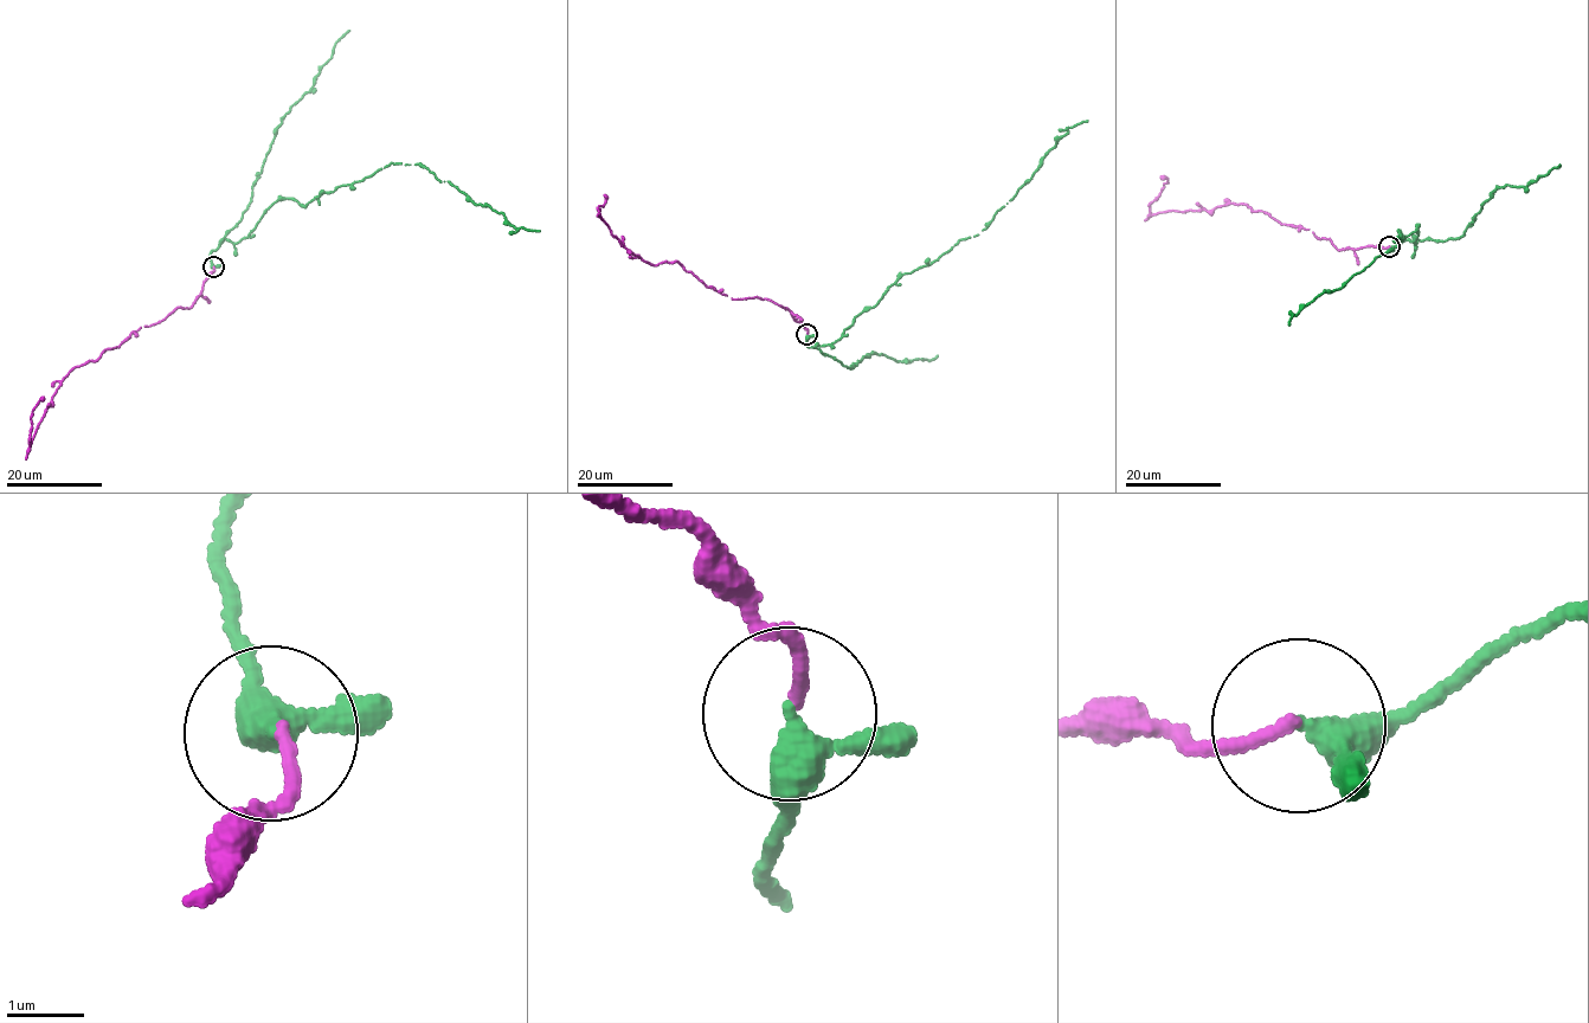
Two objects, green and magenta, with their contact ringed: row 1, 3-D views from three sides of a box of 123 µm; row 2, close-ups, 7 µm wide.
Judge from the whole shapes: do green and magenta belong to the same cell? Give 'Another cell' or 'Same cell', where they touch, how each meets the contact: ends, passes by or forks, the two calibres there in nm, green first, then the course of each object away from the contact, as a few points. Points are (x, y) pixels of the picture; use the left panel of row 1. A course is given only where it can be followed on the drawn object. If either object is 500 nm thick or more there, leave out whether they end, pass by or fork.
Same cell. Place: (213, 266). At the ring green passes by. At the ring magenta ends. Thickness 340 nm (green) against 160 nm. Course of green: (213, 266), (225, 239), (249, 236), (275, 203), (303, 205), (391, 163), (419, 165), (518, 230), (540, 231). Course of magenta: (213, 268), (188, 308), (175, 308), (97, 359), (72, 367), (29, 446), (33, 409), (40, 399)

